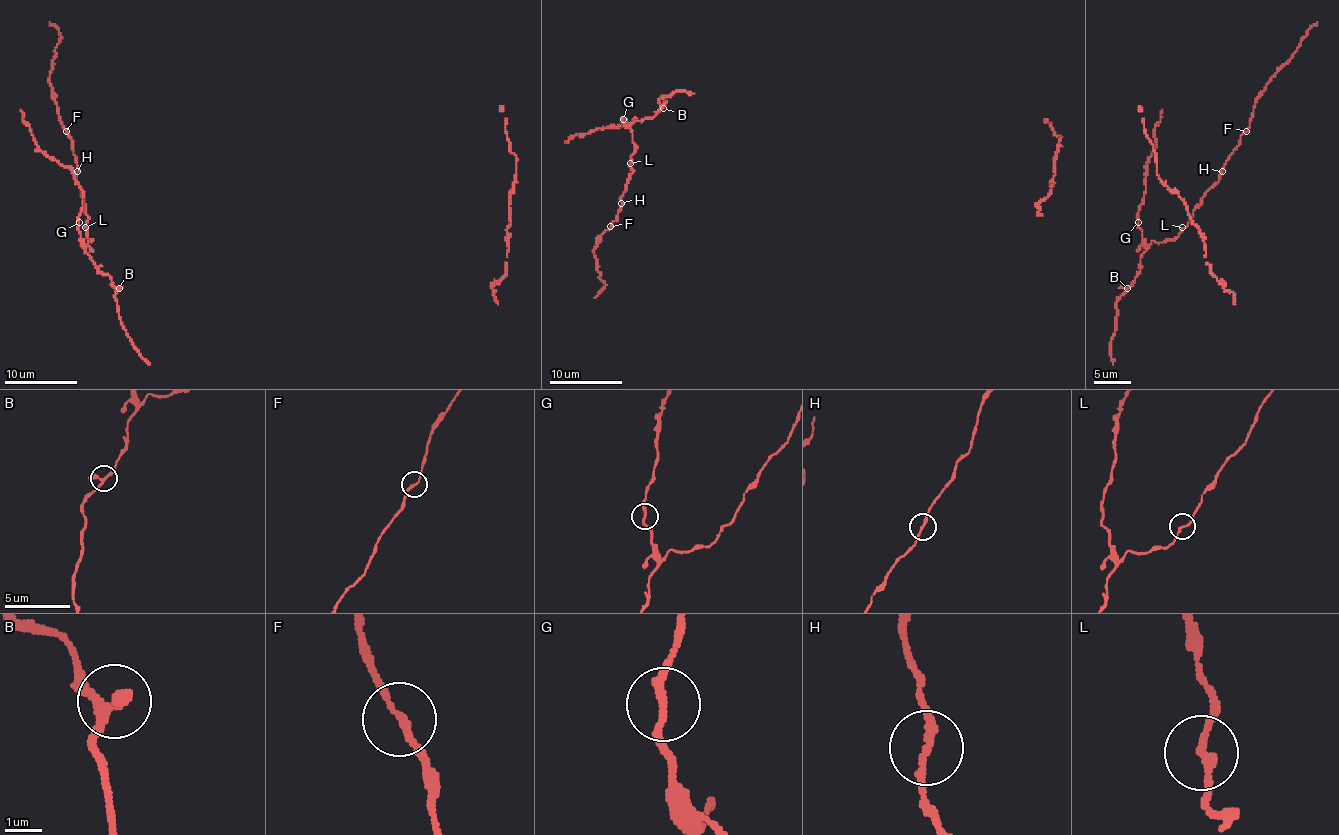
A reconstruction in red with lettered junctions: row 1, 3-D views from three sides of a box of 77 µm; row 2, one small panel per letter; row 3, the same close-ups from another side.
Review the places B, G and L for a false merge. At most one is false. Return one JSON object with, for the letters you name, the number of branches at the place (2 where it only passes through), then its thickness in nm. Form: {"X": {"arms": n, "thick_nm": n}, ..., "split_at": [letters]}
{"split_at": []}

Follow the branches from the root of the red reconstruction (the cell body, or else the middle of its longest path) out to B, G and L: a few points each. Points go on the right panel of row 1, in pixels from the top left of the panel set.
B: (1113, 363), (1111, 337), (1115, 332), (1116, 299), (1127, 288)
G: (1113, 363), (1111, 337), (1115, 332), (1116, 301), (1140, 270), (1140, 257), (1146, 251), (1138, 222)
L: (1113, 363), (1111, 337), (1116, 301), (1140, 270), (1146, 248), (1153, 240), (1173, 240), (1182, 228)

